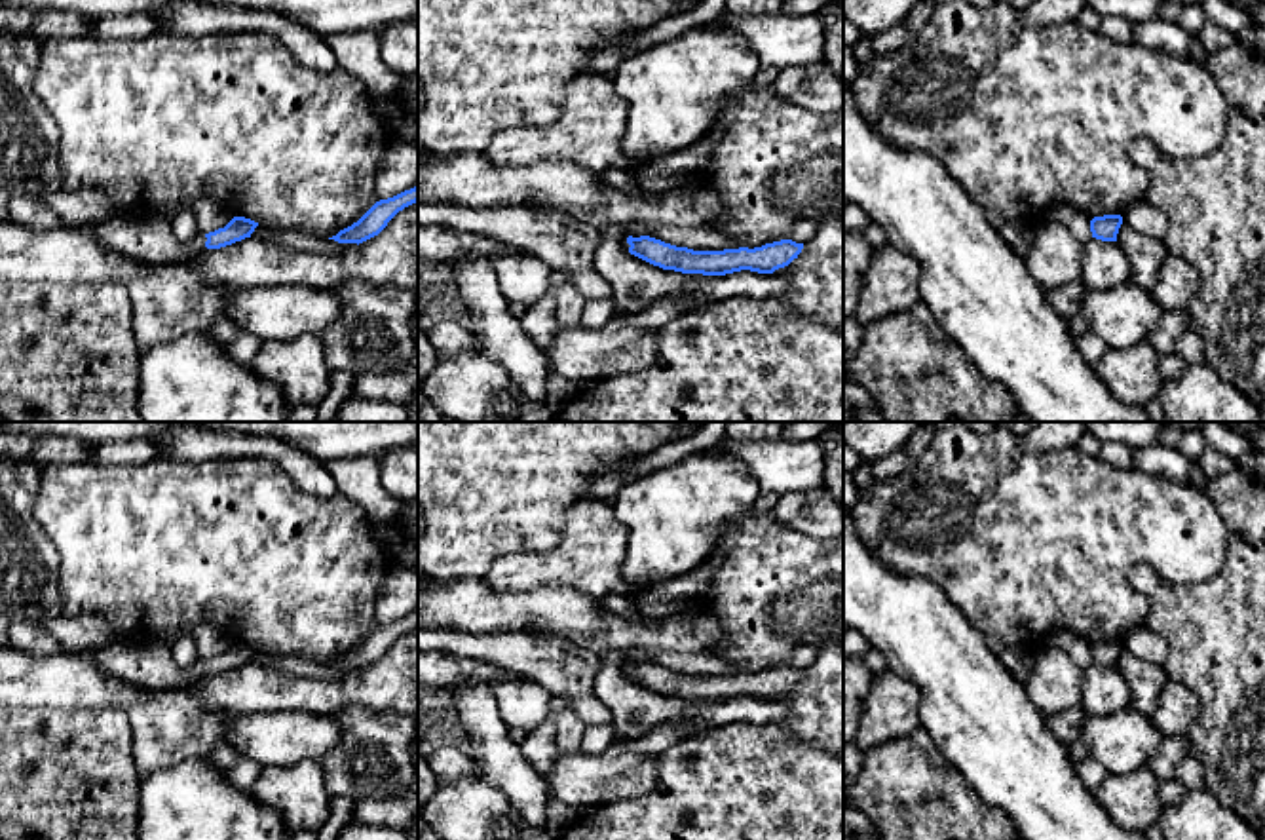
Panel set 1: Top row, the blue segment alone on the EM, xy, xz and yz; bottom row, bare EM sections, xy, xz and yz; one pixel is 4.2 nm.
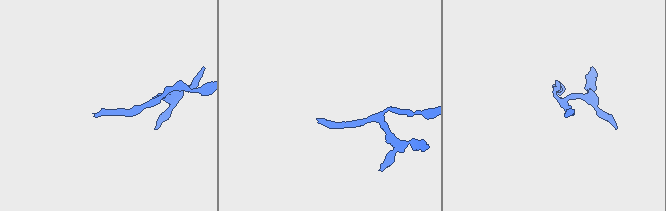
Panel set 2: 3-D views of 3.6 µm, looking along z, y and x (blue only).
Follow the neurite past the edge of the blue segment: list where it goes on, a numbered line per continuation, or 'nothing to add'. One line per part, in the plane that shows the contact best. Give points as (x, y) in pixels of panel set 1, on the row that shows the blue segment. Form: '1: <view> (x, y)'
1: xy (151, 240)

